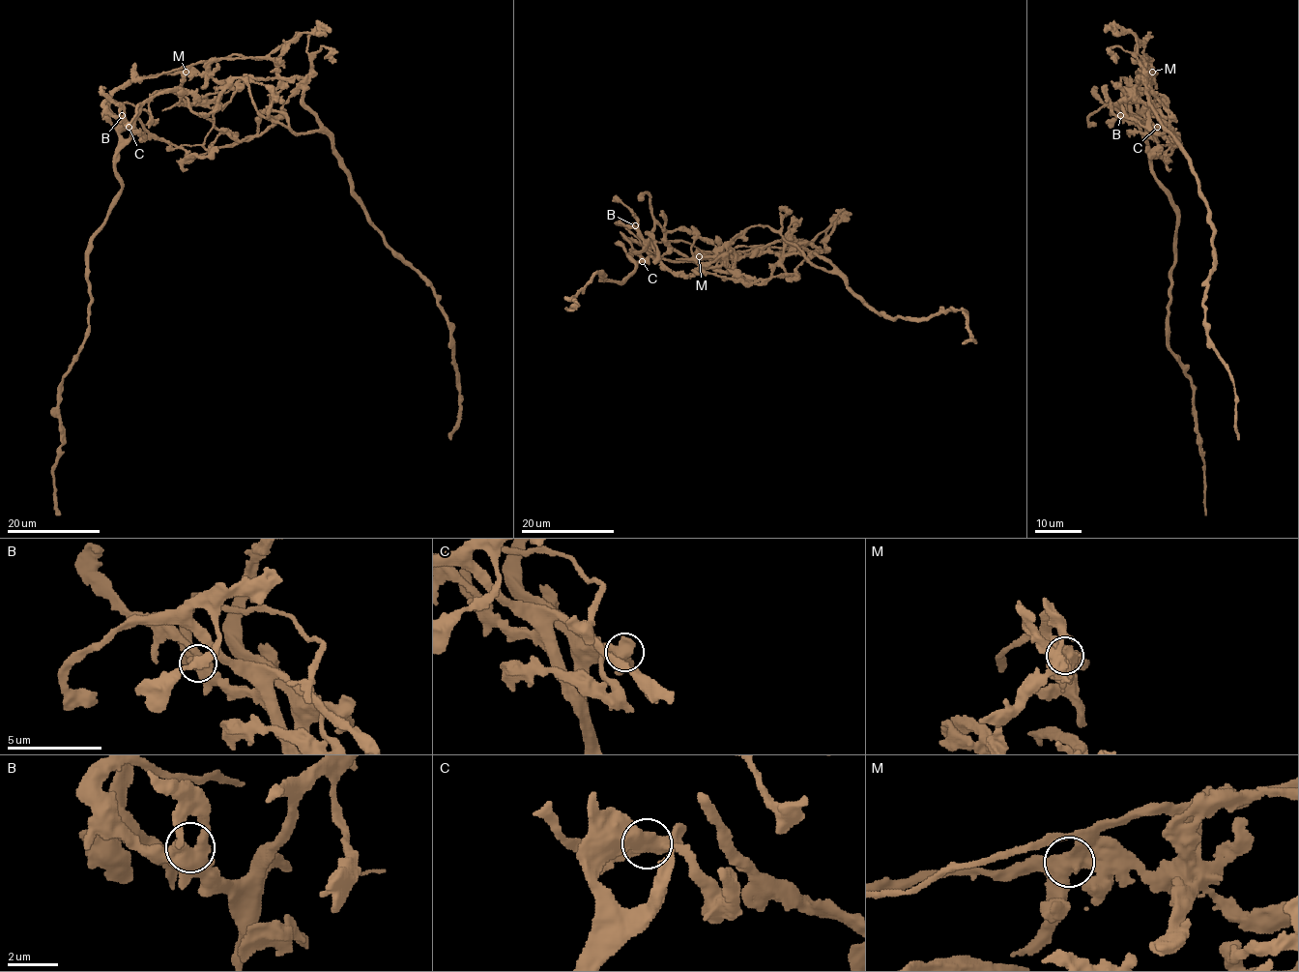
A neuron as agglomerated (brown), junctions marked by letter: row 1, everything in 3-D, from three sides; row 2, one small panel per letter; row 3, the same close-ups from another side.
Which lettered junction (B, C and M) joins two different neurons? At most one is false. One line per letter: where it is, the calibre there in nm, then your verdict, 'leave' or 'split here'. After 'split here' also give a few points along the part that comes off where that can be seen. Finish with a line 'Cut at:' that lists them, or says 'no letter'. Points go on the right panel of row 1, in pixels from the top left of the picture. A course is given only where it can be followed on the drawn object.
B: at (1120, 115); 480 nm thick; leave
C: at (1157, 127); 440 nm thick; leave
M: at (1152, 72); 600 nm thick; split here; foreign part runs (1152, 71), (1134, 92), (1131, 112), (1142, 124), (1151, 173), (1177, 216), (1168, 342), (1193, 389), (1206, 515)
Cut at: M

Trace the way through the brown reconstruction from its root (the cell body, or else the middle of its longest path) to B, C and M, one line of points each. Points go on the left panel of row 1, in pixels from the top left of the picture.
B: (206, 153), (190, 157), (180, 147), (157, 139), (137, 119), (128, 121), (122, 115)
C: (206, 153), (190, 157), (180, 147), (157, 139), (137, 119), (133, 132), (124, 139), (119, 132), (129, 127)
M: (206, 153), (190, 157), (157, 139), (137, 119), (124, 139), (108, 108), (114, 92), (139, 78), (186, 71)

